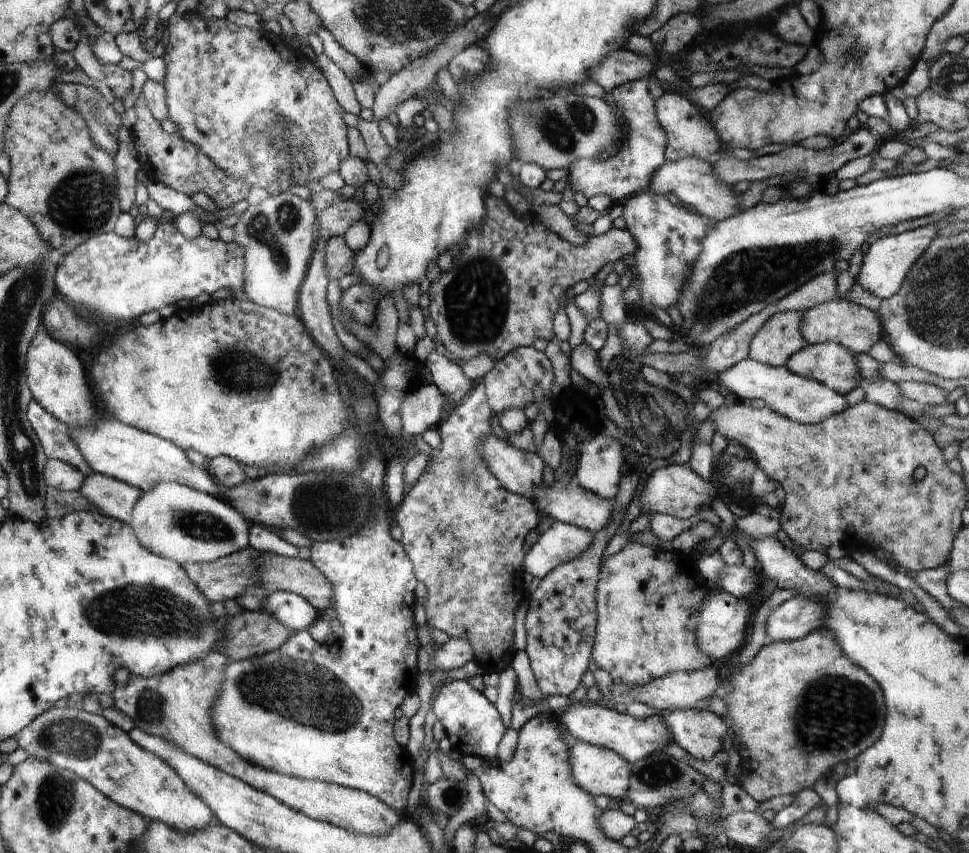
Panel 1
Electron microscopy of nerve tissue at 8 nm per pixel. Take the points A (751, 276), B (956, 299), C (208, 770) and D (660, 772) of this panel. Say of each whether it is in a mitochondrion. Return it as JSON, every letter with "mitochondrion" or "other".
{"A":"mitochondrion","B":"mitochondrion","C":"other","D":"mitochondrion"}

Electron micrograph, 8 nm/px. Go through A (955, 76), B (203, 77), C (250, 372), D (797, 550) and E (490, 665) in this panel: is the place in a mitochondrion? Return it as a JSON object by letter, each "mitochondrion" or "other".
{"A":"mitochondrion","B":"mitochondrion","C":"mitochondrion","D":"other","E":"other"}

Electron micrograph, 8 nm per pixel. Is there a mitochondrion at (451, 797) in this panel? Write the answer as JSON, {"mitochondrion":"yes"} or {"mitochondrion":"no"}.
{"mitochondrion":"yes"}

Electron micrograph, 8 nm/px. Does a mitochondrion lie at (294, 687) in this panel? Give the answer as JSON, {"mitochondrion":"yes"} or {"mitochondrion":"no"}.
{"mitochondrion":"yes"}

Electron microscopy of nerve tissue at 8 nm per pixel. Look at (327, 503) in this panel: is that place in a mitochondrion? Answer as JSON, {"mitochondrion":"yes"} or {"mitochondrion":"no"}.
{"mitochondrion":"yes"}

